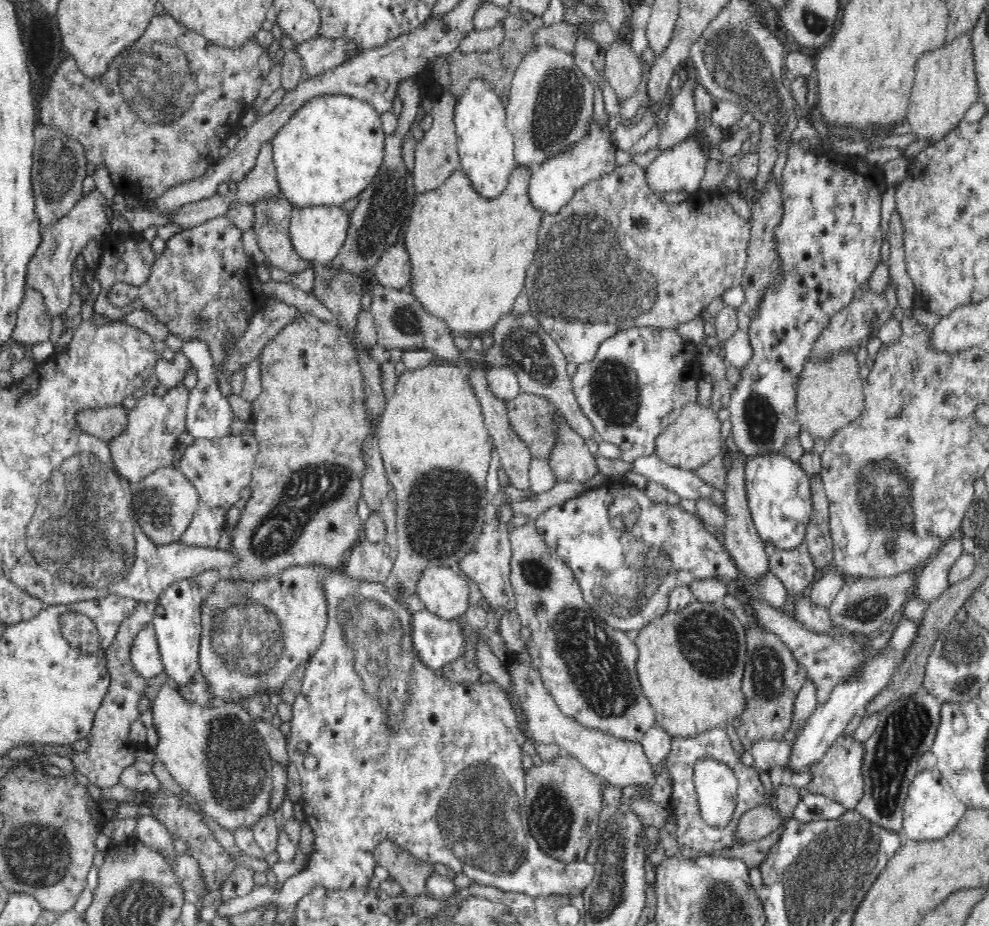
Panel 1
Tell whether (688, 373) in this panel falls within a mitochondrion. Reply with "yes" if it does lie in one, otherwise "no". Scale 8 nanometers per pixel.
no

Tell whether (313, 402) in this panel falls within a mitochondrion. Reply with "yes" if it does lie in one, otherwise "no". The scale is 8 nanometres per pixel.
no

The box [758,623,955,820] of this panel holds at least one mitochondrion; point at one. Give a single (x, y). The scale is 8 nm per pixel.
(839, 658)

